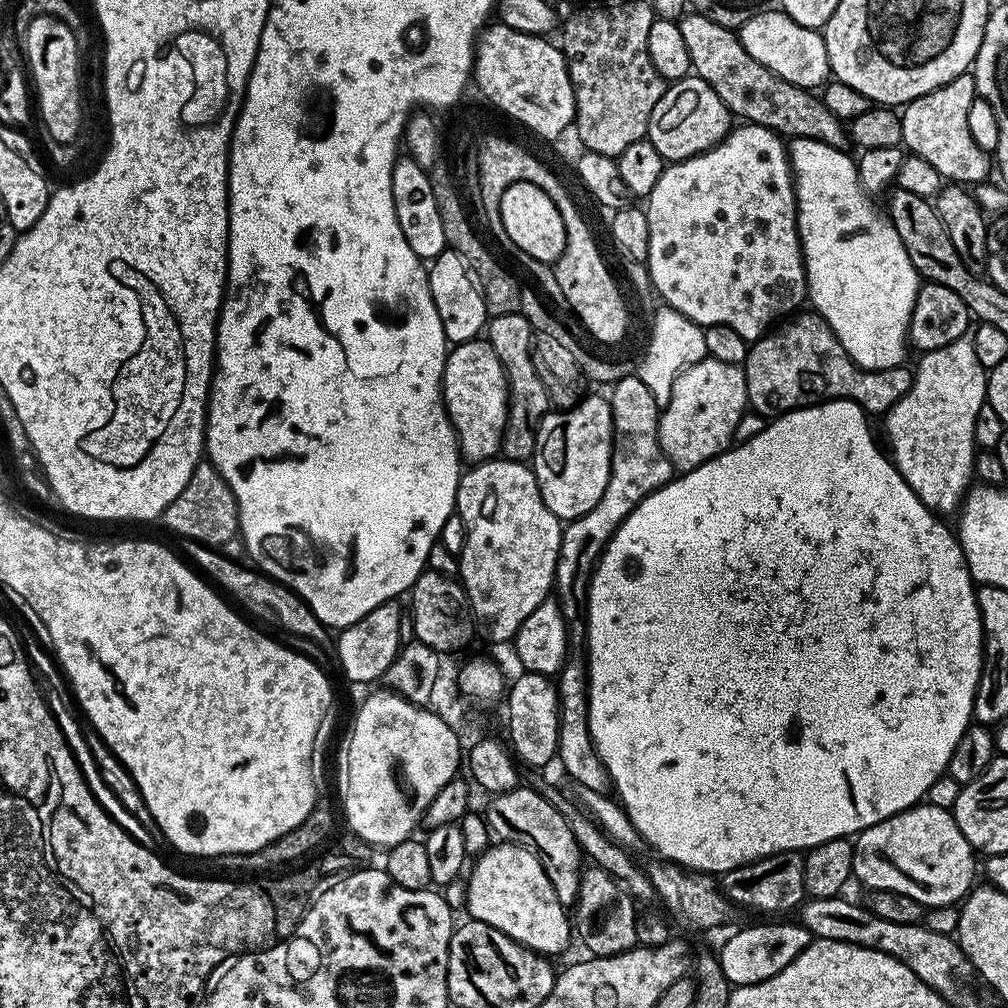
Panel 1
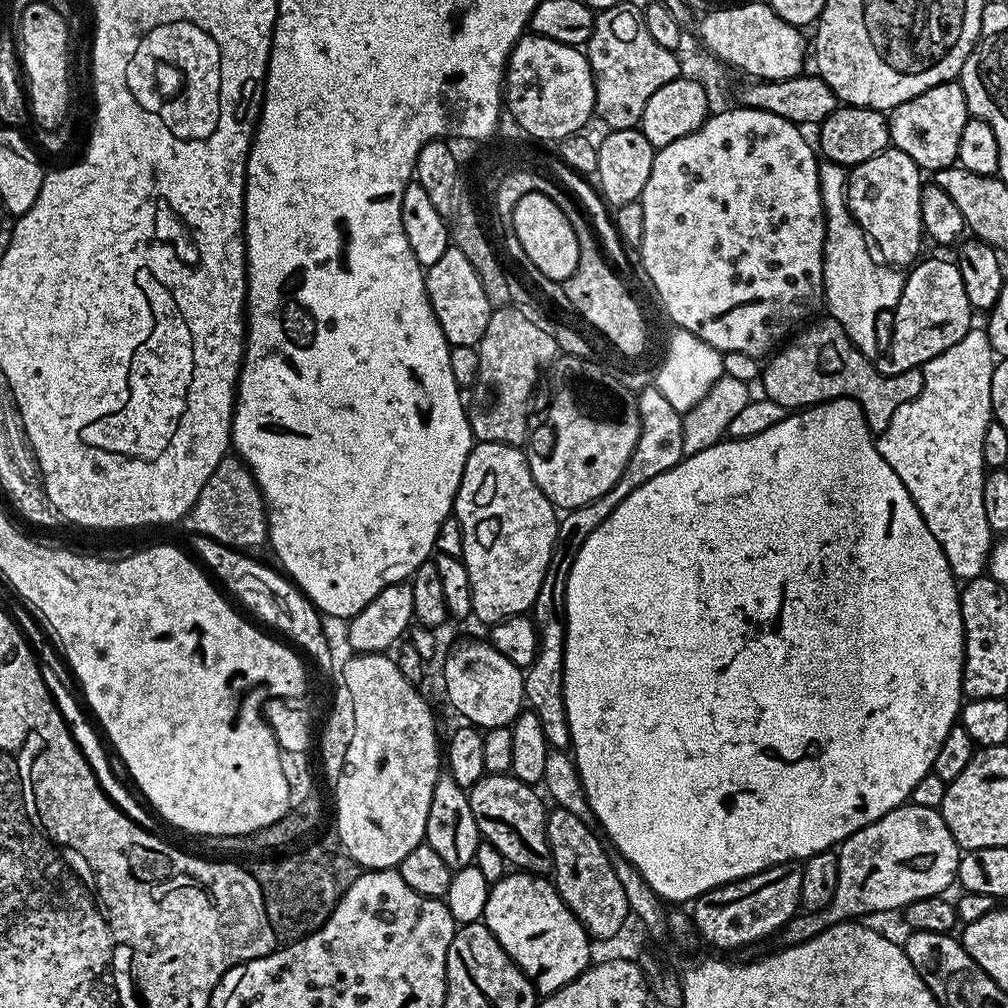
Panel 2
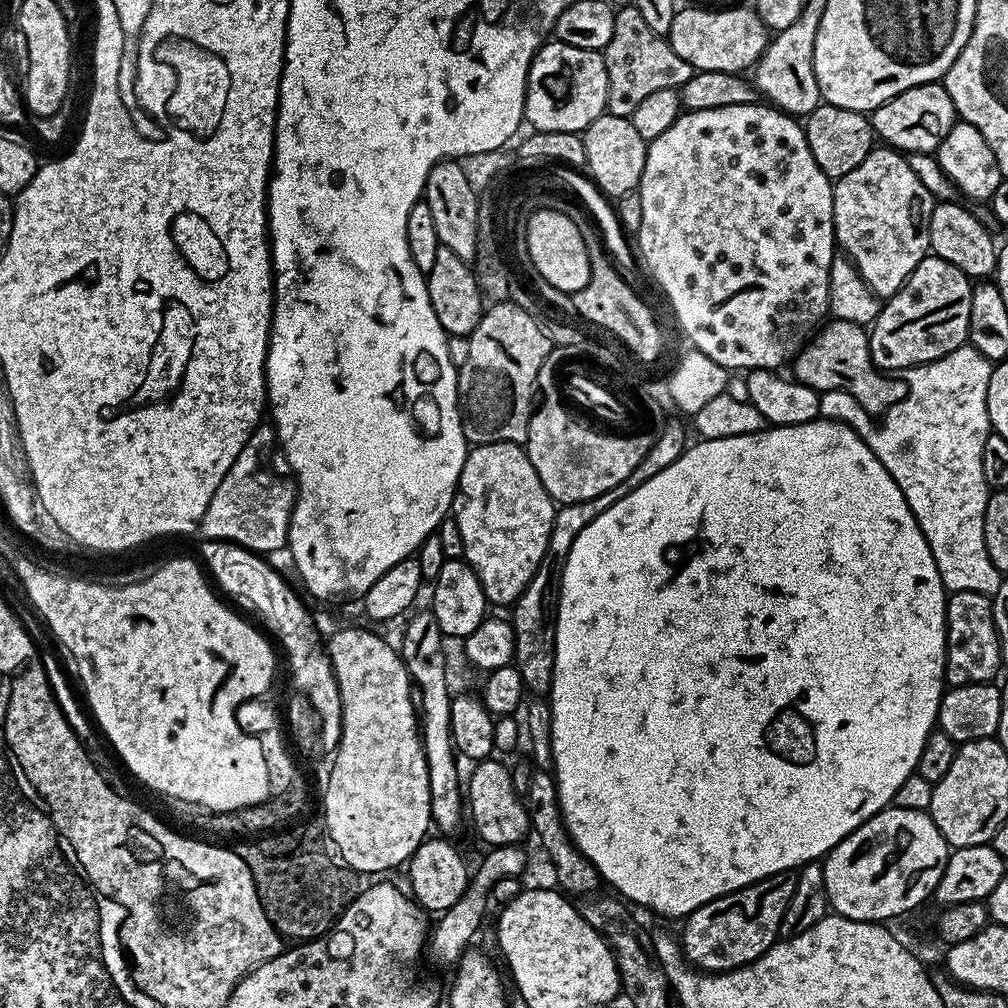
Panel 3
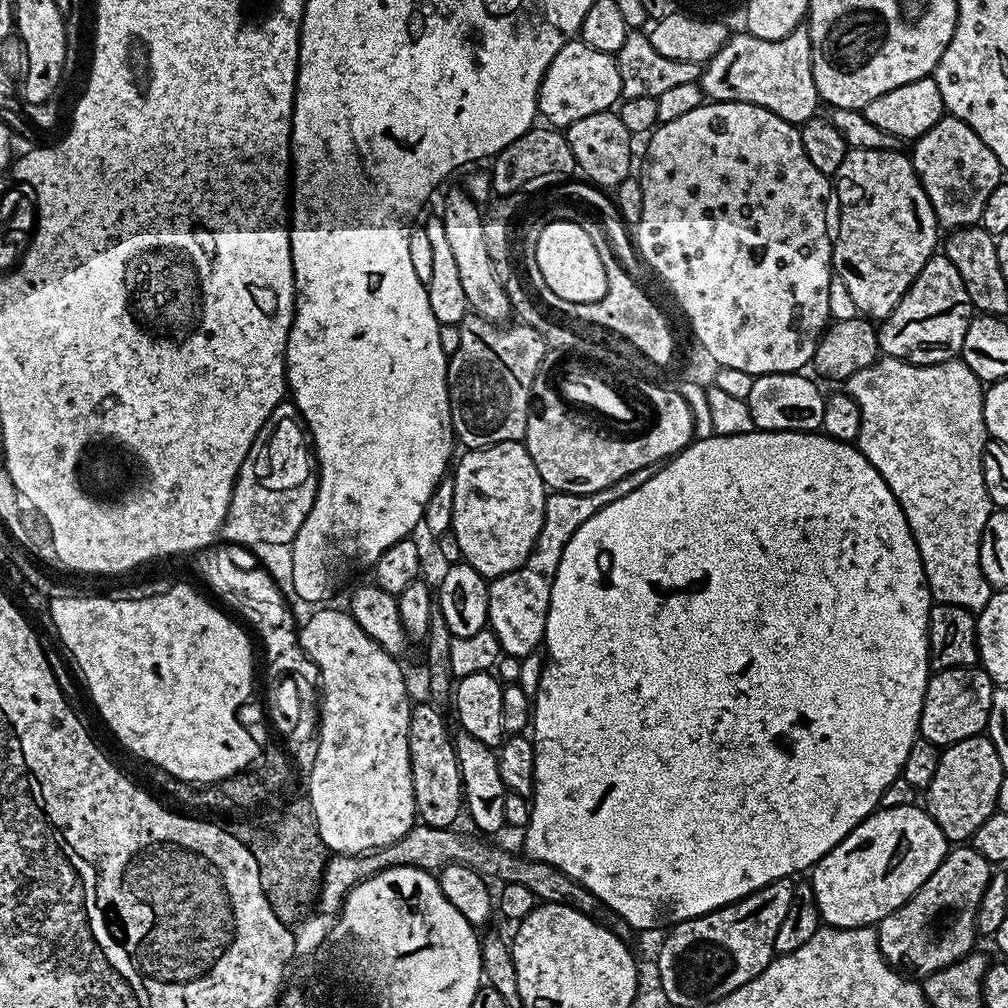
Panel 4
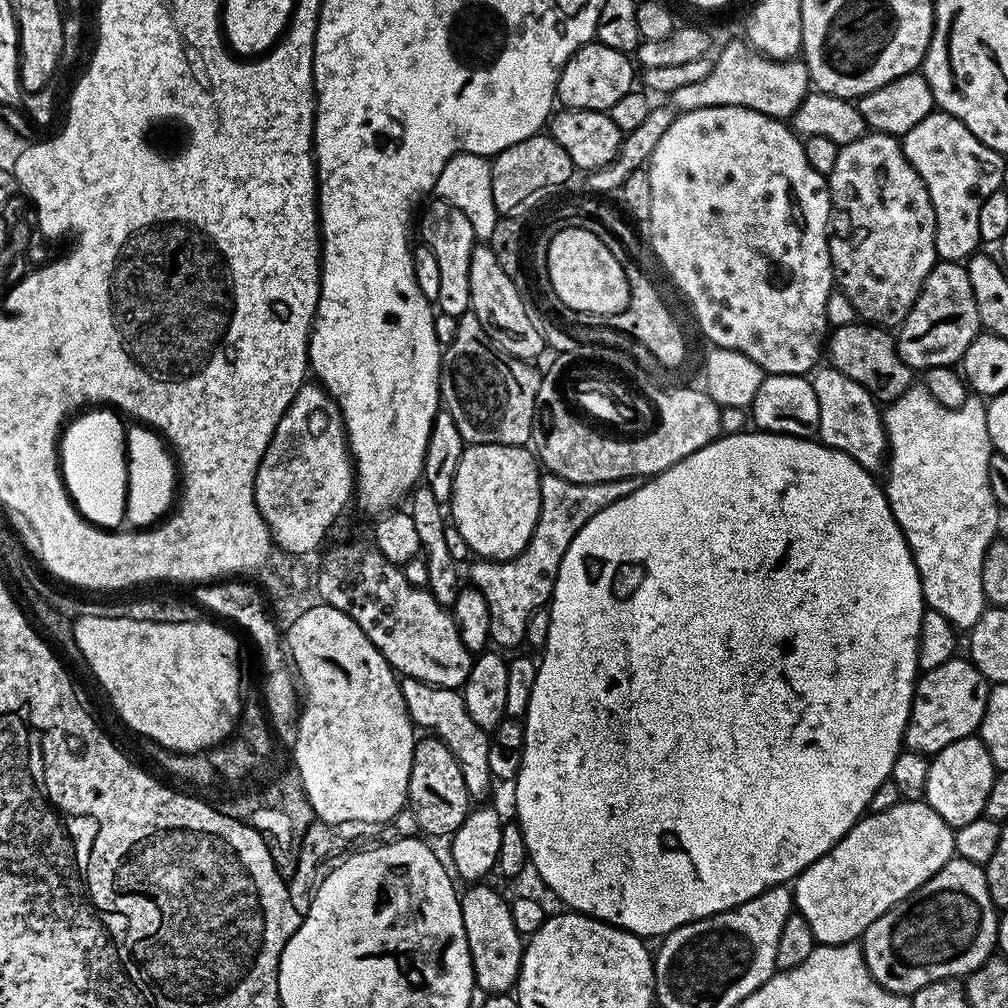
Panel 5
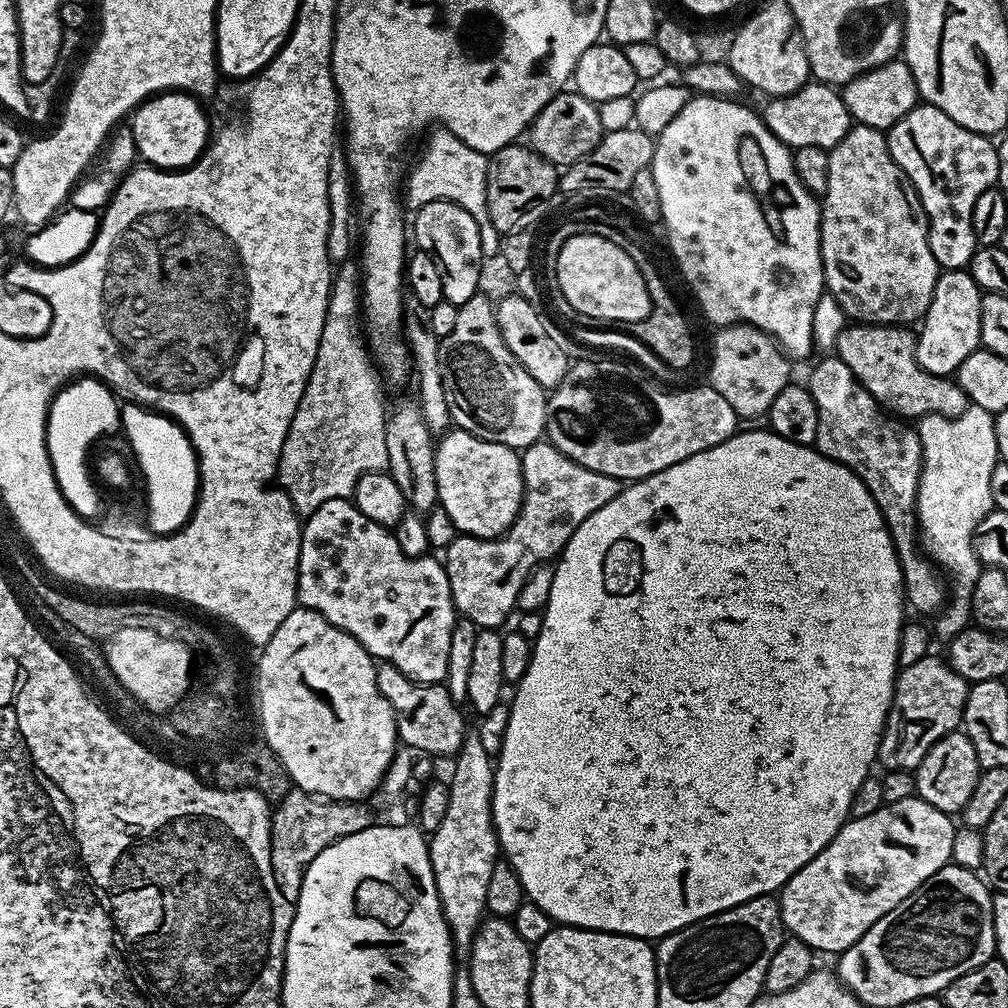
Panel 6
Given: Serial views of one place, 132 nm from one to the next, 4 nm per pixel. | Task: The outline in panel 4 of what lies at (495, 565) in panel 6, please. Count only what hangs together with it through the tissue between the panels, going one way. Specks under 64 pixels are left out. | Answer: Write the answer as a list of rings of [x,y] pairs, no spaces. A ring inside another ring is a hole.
[[[643,468],[619,480],[615,486],[604,488],[600,492],[592,492],[588,496],[552,492],[545,499],[544,525],[528,560],[513,572],[495,577],[488,585],[488,628],[498,638],[503,655],[523,658],[543,645],[546,618],[552,597],[552,583],[556,577],[564,547],[570,542],[578,526],[582,526],[582,522],[598,514],[598,510],[602,510],[618,497],[630,494],[638,486],[642,486],[642,482],[646,482],[649,475],[649,469]]]

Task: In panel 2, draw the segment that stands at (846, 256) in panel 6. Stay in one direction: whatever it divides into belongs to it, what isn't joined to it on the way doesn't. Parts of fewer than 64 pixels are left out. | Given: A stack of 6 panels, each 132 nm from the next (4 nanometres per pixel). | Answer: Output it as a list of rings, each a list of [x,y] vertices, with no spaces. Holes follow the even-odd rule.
[[[891,146],[848,172],[848,208],[874,248],[876,243],[879,259],[889,266],[915,265],[921,255],[920,243],[925,243],[926,233],[920,209],[920,176],[922,169],[912,161],[910,154]]]

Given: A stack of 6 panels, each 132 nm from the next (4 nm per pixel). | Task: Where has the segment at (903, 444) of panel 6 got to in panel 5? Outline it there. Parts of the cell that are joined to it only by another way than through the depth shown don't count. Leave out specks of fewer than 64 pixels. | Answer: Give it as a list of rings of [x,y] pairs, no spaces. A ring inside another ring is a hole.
[[[831,366],[817,367],[810,381],[818,398],[820,411],[819,443],[844,452],[863,468],[883,469],[889,455],[888,431],[884,428],[882,408],[876,397],[871,396],[858,382],[846,378],[837,368]]]

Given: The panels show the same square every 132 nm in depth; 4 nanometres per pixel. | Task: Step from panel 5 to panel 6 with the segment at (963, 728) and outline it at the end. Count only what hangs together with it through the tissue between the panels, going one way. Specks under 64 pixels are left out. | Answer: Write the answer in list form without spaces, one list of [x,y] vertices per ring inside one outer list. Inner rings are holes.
[[[935,654],[918,658],[914,666],[900,668],[896,674],[892,708],[880,739],[879,767],[889,772],[915,770],[943,736],[961,727],[969,687],[969,681],[963,680],[947,659],[940,657],[939,660]]]

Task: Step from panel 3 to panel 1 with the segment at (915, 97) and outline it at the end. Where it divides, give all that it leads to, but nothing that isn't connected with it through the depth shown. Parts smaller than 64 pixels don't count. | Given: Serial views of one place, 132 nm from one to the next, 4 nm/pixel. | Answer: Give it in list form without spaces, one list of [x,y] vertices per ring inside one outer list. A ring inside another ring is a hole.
[[[966,71],[958,78],[943,84],[938,90],[934,90],[930,94],[922,94],[917,100],[903,105],[900,118],[902,138],[904,139],[903,147],[913,156],[926,158],[926,162],[930,162],[930,166],[934,166],[934,170],[938,170],[938,174],[945,181],[961,186],[985,183],[989,179],[988,171],[991,168],[993,171],[994,168],[989,153],[983,152],[978,146],[978,142],[974,142],[974,137],[970,135],[970,122],[966,117],[970,114],[970,106],[975,99],[977,99],[976,80],[971,71]]]

